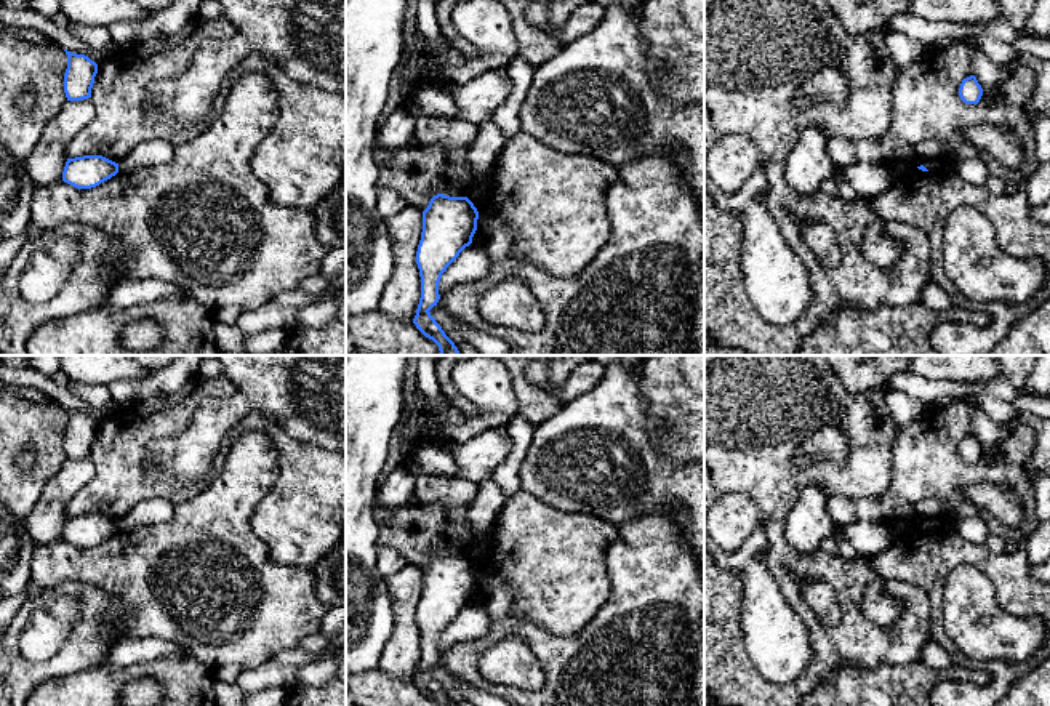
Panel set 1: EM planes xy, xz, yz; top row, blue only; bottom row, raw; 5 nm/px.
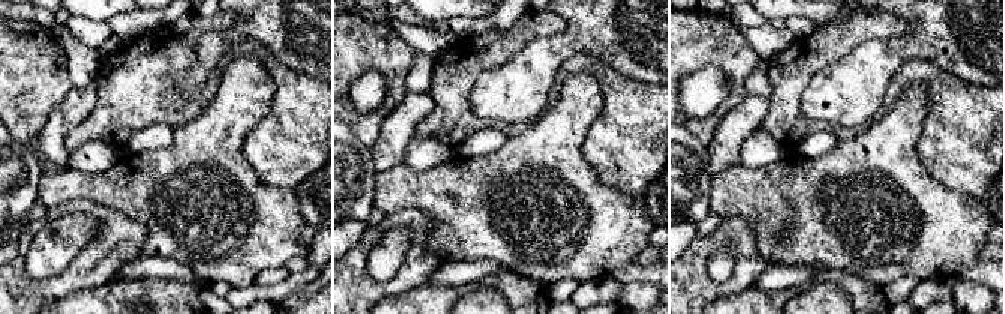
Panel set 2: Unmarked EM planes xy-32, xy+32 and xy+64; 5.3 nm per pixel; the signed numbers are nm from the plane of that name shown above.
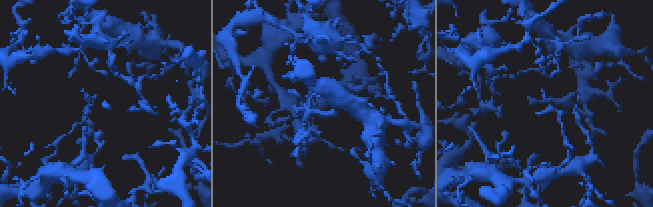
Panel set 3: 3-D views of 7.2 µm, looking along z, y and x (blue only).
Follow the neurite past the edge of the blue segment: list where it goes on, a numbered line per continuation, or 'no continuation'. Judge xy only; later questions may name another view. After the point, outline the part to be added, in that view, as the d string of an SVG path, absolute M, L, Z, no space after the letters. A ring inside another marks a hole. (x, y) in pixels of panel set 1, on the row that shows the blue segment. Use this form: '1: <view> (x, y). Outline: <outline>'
no continuation

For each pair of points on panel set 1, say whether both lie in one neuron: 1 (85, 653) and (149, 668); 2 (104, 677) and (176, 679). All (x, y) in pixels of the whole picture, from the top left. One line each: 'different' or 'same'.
1: different
2: same

